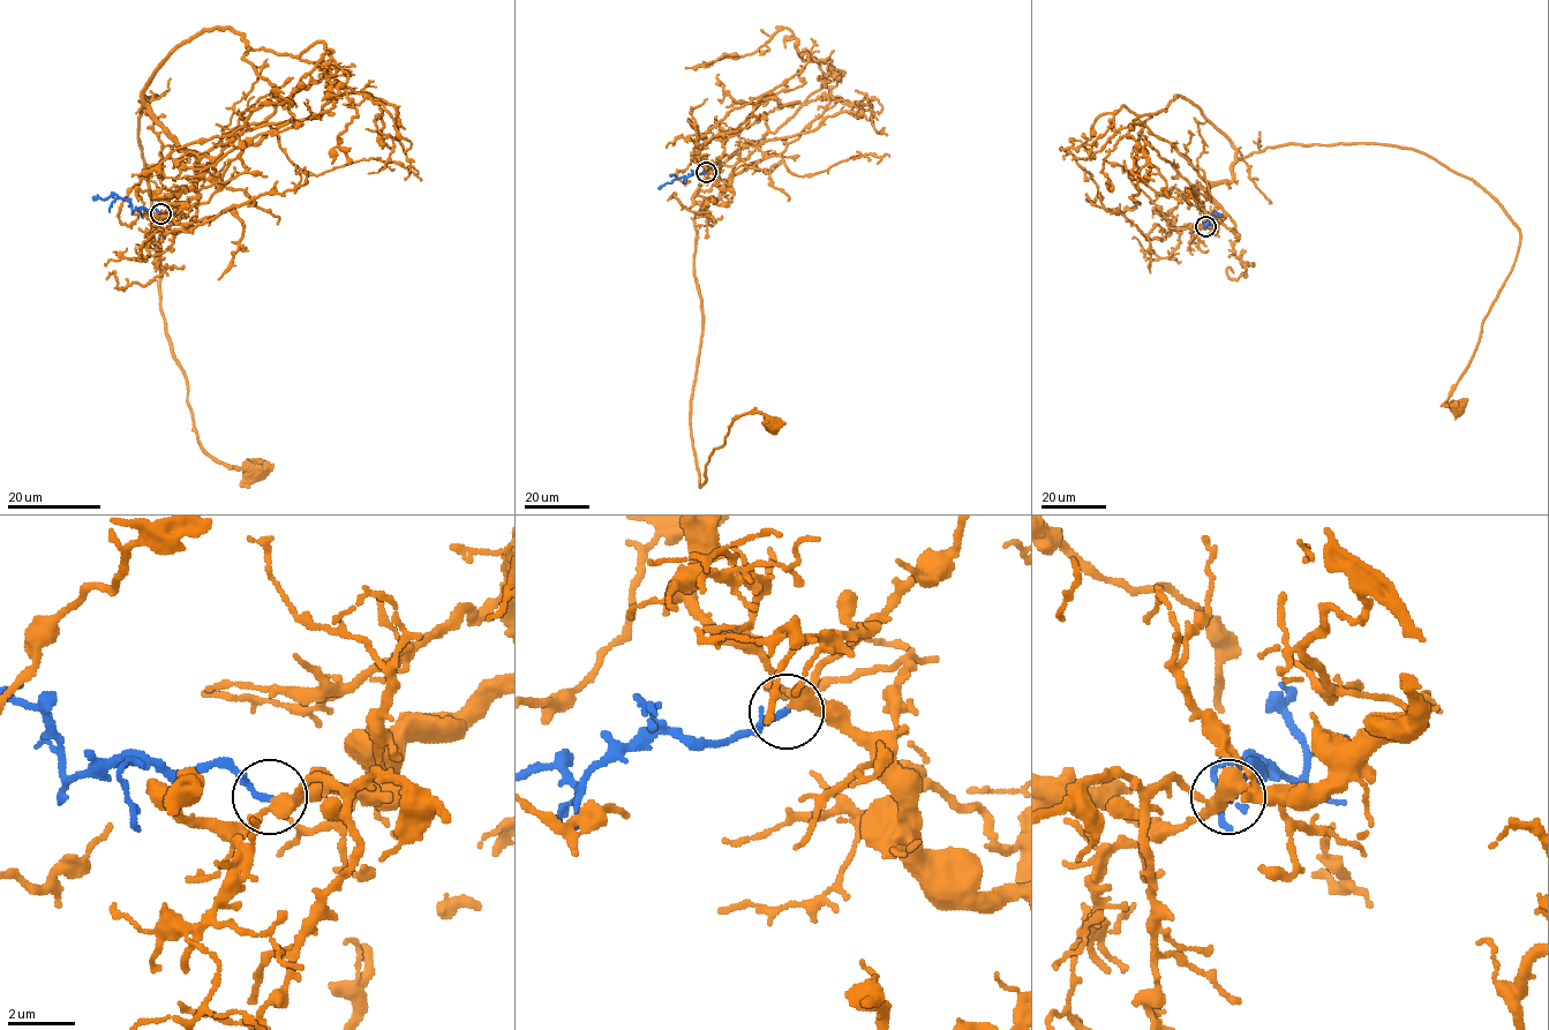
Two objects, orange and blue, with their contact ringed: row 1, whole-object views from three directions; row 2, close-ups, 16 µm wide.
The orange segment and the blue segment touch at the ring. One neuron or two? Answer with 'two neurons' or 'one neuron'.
one neuron

